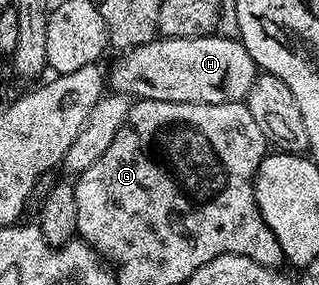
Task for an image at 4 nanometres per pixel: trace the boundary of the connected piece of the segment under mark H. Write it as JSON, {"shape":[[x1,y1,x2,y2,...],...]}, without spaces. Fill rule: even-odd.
{"shape":[[213,33,204,37,157,37,149,41,146,44,142,44,138,48,127,50,120,60,112,69,108,71,108,83,113,87,111,89,115,94,121,96,129,96,139,100,146,101,160,101,160,102,210,102,210,103,224,103,245,100,247,94,250,93,251,87,254,85,254,81,258,76,258,68,255,61,248,51,243,47,241,40,230,37,220,37,220,34]]}

